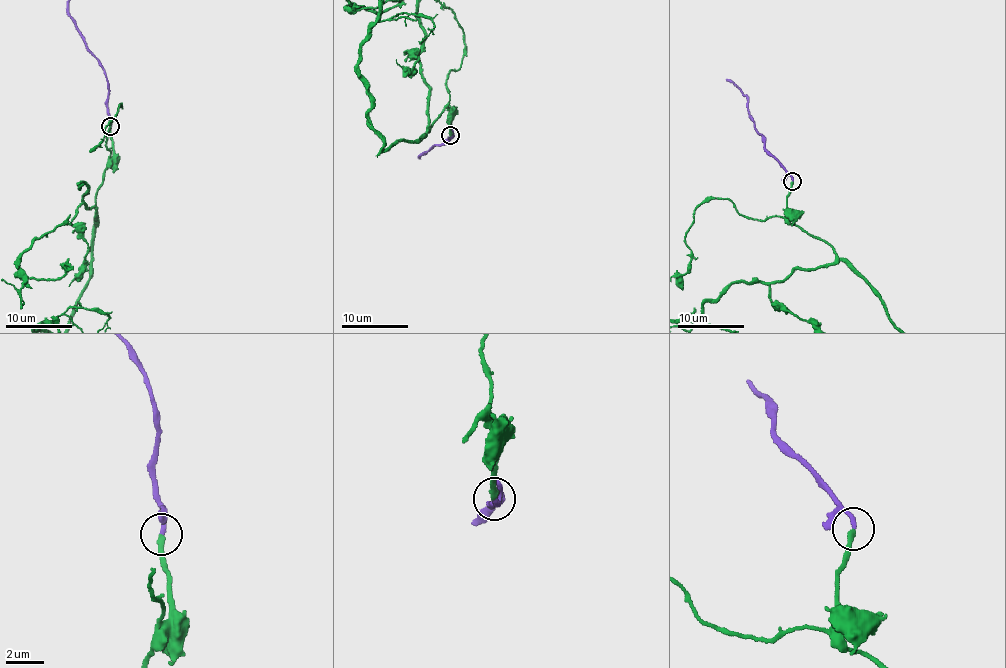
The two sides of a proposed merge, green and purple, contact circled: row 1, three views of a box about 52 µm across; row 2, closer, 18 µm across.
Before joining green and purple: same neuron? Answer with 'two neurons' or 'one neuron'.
one neuron

